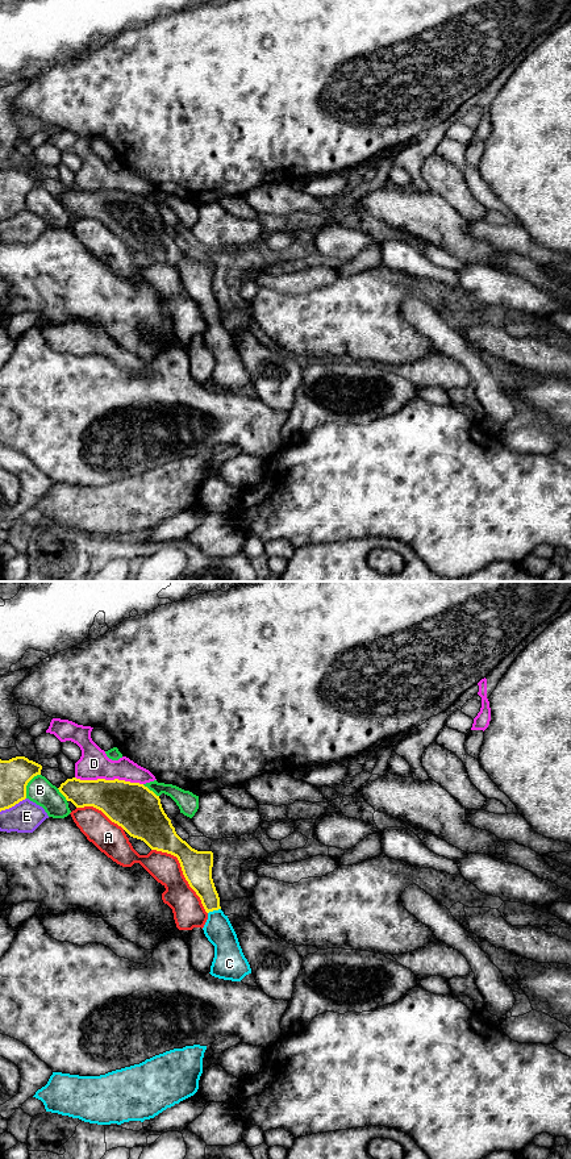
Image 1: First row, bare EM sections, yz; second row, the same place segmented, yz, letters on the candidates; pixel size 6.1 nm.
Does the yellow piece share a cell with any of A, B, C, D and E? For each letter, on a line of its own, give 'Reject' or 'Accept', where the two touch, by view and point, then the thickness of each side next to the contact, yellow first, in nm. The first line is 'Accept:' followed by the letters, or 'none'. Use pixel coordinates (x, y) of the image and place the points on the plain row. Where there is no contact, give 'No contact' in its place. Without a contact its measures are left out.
Accept: C
A: Reject. Touches yellow at yz (183, 284). Thickness 190 nm (yellow) against 190 nm
B: Reject. Touches yellow at yz (26, 195). Thickness 190 nm (yellow) against 160 nm
C: Accept. Touches yellow at yz (213, 320). Thickness 170 nm (yellow) against 170 nm
D: Reject. Touches yellow at yz (109, 191). Thickness 280 nm (yellow) against 190 nm
E: Reject. Touches yellow at yz (12, 216). Thickness 190 nm (yellow) against 190 nm

